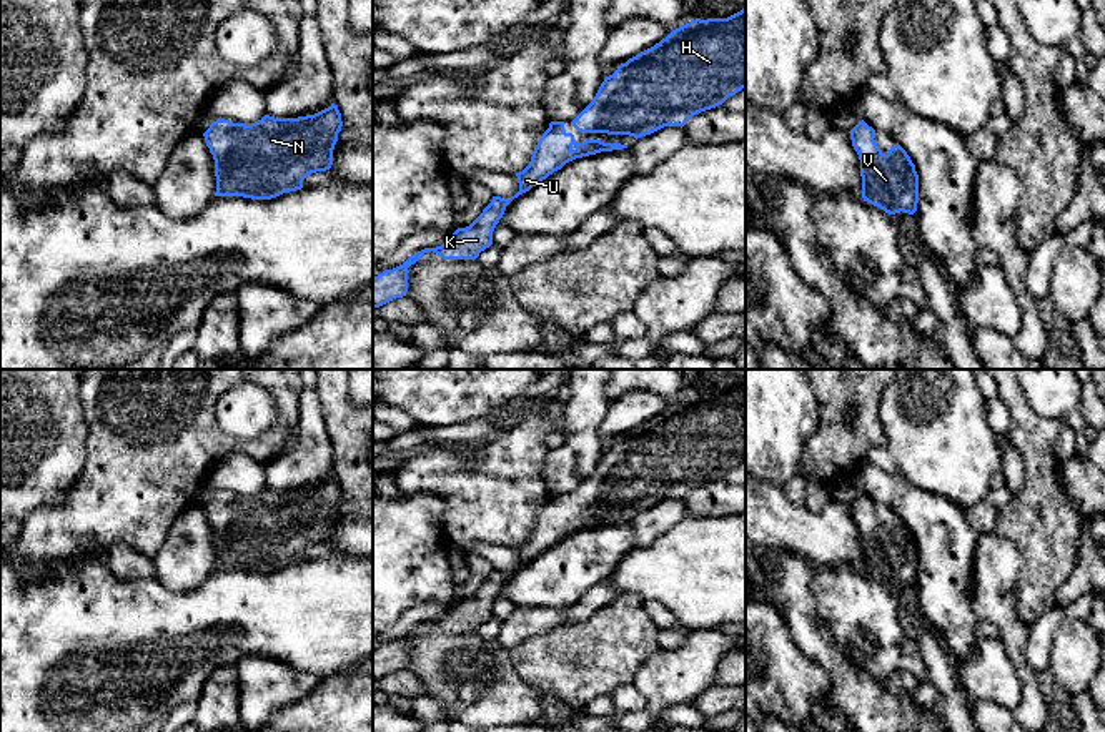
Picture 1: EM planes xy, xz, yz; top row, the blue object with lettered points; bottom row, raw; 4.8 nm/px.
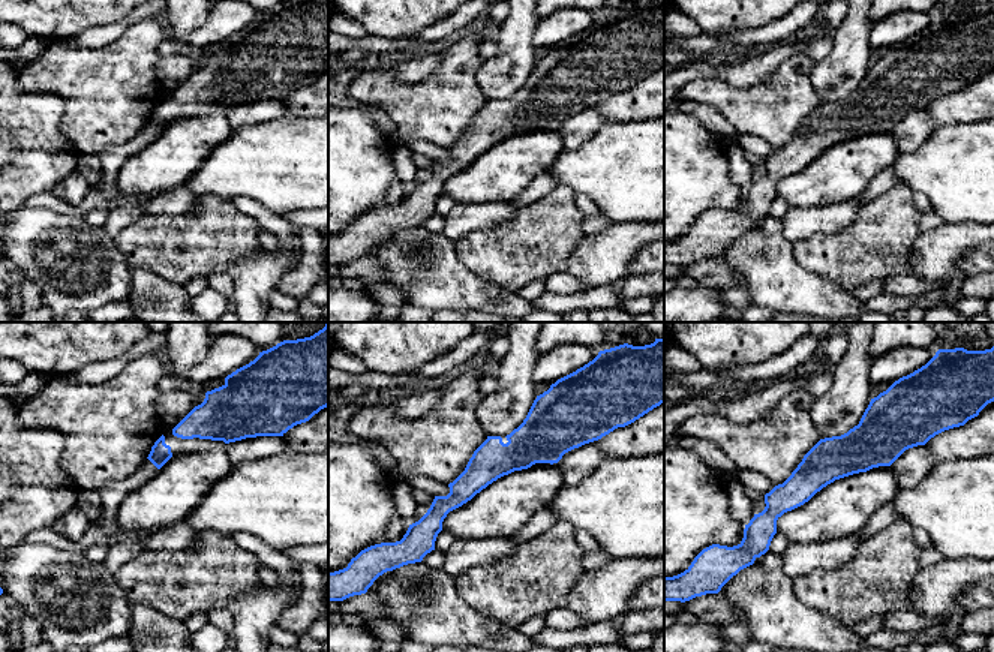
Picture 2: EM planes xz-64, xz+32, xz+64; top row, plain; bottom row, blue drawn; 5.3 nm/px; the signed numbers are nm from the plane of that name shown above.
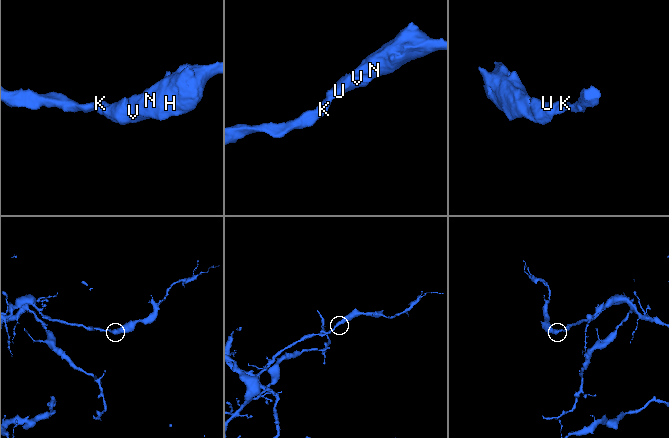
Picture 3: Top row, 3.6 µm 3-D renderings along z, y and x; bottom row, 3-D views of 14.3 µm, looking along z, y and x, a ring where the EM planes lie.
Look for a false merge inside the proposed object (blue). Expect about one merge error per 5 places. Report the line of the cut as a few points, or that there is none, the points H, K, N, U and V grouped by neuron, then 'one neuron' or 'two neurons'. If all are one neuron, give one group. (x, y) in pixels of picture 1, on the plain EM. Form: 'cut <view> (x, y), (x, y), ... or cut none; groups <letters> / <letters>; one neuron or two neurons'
cut none; groups H K N U V; one neuron

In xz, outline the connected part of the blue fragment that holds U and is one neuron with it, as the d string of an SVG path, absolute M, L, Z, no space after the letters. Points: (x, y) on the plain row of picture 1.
M551 494L549 501L539 511L529 537L516 546L519 564L511 571L493 569L483 586L466 601L458 601L451 611L436 621L424 621L411 627L403 637L386 642L373 650L373 680L379 680L408 665L408 640L421 632L428 624L443 632L476 632L481 624L493 617L493 604L504 587L506 579L519 567L546 552L566 536L596 527L627 521L621 516L604 516L601 512L586 512L577 516L572 506L564 504L564 494Z

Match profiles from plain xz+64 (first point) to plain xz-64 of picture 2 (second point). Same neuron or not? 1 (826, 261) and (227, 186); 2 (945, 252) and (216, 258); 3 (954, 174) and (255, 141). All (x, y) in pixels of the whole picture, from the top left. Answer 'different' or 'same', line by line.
1: different
2: different
3: same

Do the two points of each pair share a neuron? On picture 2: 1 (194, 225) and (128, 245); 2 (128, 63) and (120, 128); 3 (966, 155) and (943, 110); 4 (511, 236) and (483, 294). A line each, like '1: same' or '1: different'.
1: same
2: same
3: different
4: different

